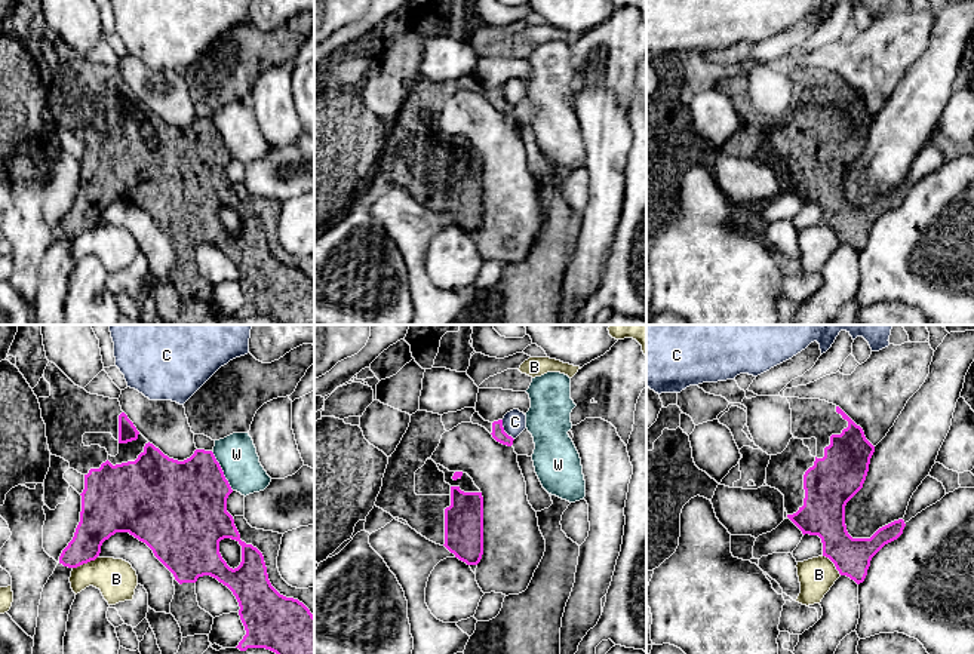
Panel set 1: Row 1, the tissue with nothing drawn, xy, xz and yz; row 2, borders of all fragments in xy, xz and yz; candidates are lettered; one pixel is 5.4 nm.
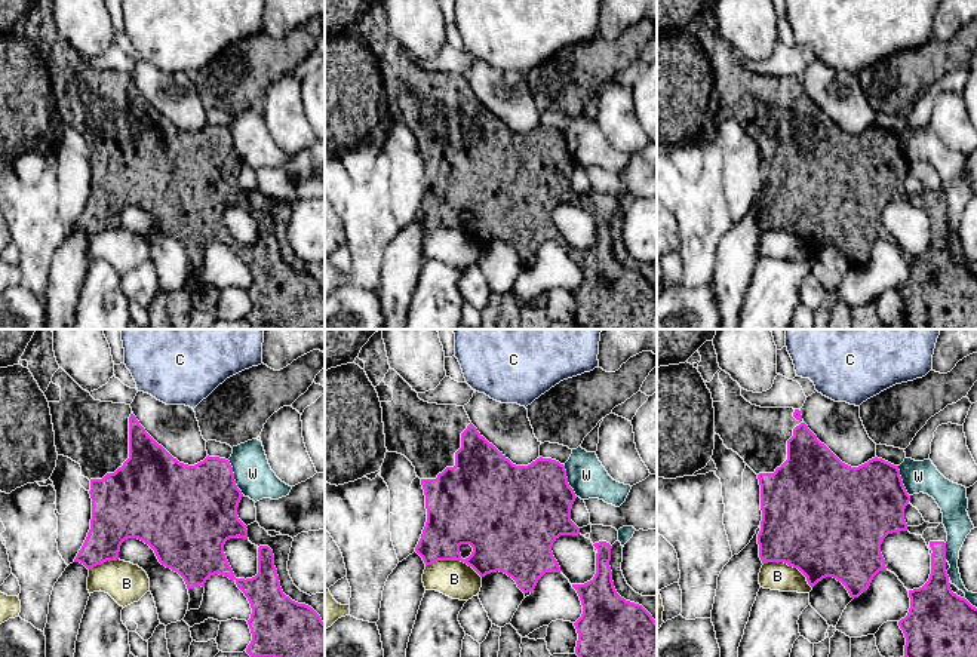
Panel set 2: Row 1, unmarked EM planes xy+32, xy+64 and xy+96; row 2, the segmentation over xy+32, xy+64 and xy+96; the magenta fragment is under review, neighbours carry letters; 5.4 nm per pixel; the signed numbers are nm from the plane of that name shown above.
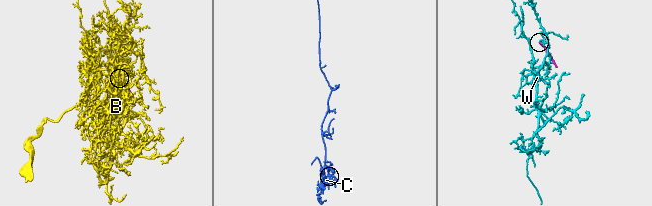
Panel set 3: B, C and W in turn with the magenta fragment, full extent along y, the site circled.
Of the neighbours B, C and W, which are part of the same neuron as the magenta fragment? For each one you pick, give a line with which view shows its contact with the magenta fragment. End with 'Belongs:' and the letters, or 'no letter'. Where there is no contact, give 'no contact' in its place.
Belongs: no letter

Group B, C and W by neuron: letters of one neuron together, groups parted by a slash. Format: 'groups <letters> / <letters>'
groups B / C / W

